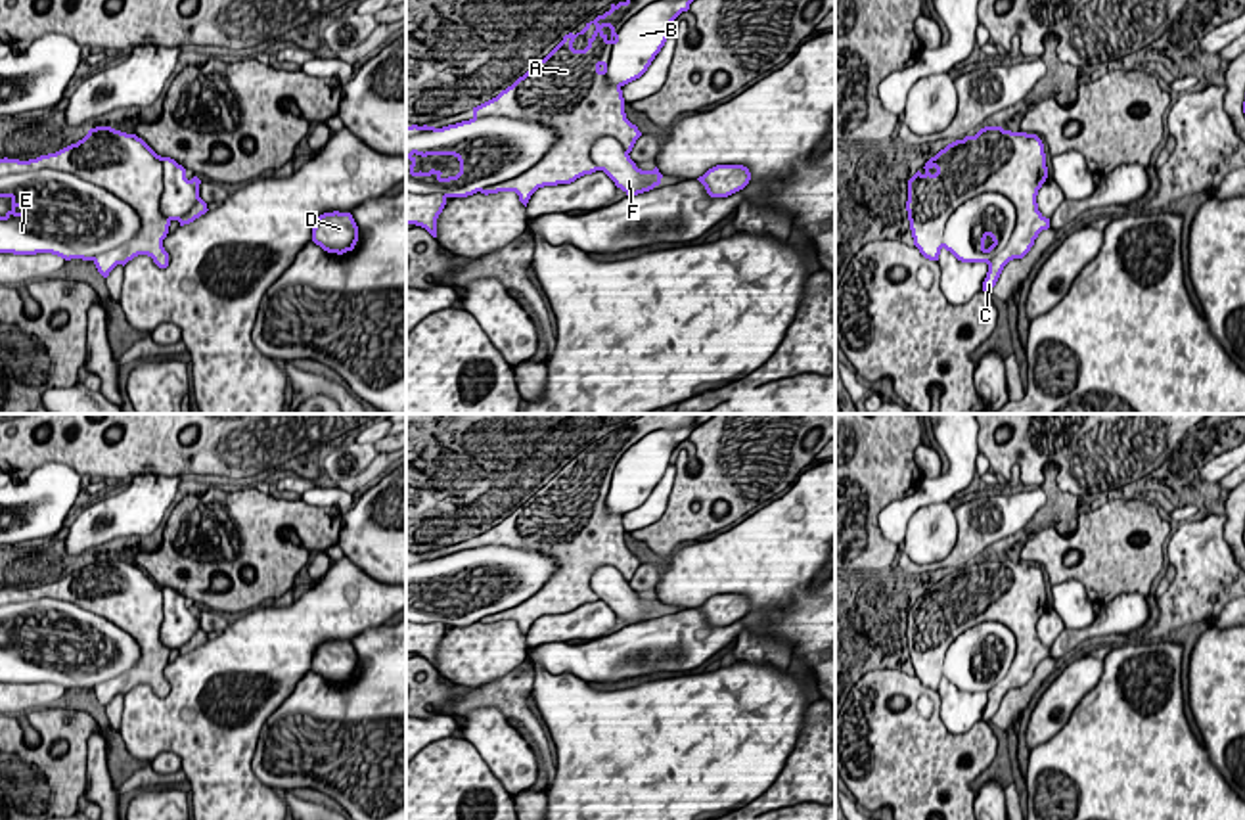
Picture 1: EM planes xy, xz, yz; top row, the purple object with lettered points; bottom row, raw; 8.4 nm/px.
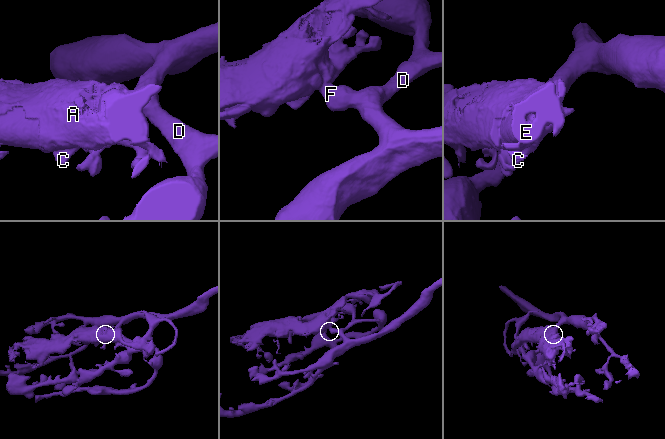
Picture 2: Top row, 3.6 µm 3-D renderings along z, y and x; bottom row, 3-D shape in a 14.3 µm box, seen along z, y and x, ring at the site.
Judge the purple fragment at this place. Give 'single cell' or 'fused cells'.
fused cells

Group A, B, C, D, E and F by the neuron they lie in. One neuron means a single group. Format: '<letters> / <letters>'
A C / B D E F

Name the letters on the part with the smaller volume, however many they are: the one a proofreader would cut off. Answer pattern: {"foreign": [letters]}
{"foreign": ["A", "C"]}

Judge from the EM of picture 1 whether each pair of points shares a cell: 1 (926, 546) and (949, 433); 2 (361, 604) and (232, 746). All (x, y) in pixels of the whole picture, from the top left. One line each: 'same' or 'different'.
1: different
2: same

